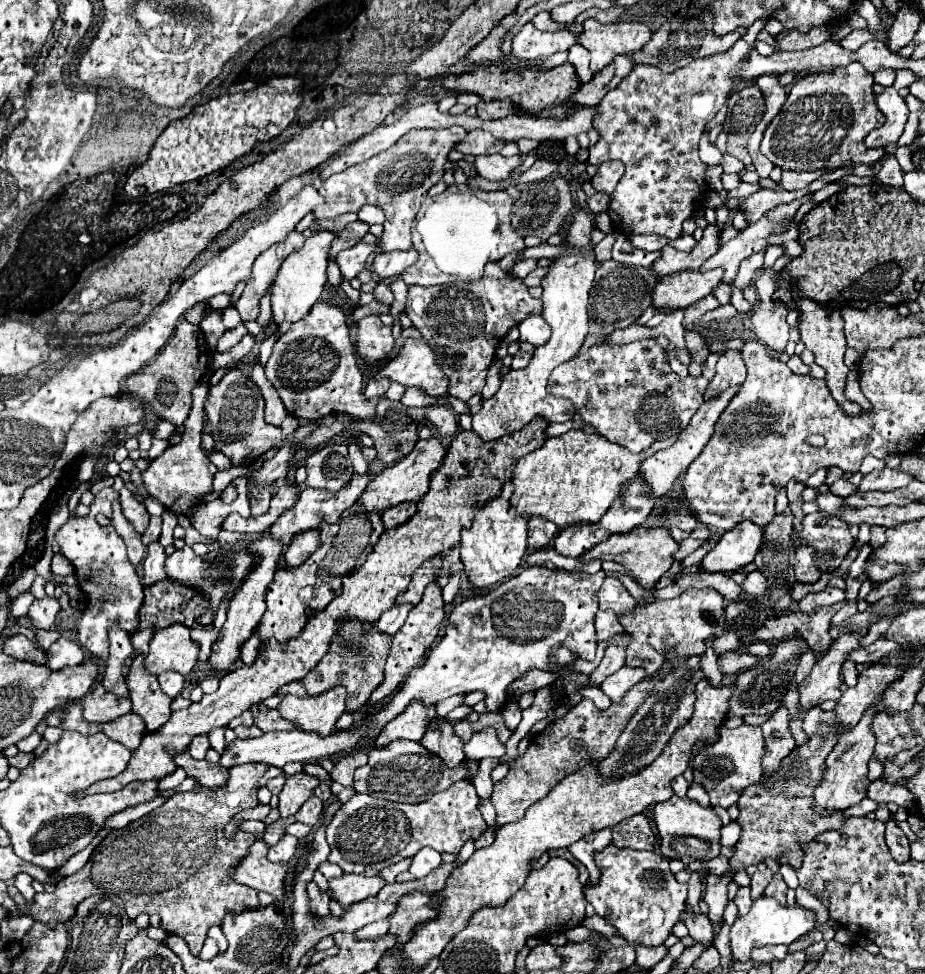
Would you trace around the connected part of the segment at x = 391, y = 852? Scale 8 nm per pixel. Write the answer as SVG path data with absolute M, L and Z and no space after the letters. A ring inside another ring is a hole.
M459 780L421 804L401 804L371 794L355 794L335 812L327 826L327 842L331 846L327 860L349 874L377 876L385 866L415 856L425 846L441 854L459 854L469 838L479 838L487 828L477 804L479 796L471 780Z

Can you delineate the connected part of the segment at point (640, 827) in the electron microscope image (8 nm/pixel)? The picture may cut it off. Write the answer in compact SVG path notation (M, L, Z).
M635 814L623 822L619 822L613 832L613 844L617 848L631 850L655 850L655 832L643 814Z

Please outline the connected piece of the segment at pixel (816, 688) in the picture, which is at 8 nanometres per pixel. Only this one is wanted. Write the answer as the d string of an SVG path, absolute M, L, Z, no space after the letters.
M845 634L841 638L837 638L829 652L825 656L819 658L819 662L813 666L813 670L809 672L809 676L797 684L797 692L799 692L799 708L801 708L801 718L805 716L805 712L813 706L819 706L827 700L839 700L841 690L839 686L843 684L841 678L841 664L847 660L847 654L855 648L859 648L857 644L857 636Z

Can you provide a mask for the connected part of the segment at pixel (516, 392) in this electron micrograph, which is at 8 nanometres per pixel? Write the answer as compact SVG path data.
M581 208L573 214L573 220L565 226L563 232L567 234L567 244L569 244L569 246L575 246L575 248L577 248L577 246L583 246L585 250L583 250L583 254L565 254L565 256L559 256L559 258L549 266L549 274L547 274L547 276L543 278L543 282L541 282L541 286L543 286L543 296L541 296L541 300L543 300L543 308L545 308L545 310L543 310L543 318L547 320L547 324L549 324L551 330L553 330L549 342L543 344L543 346L539 346L539 348L535 348L533 360L531 360L531 364L529 364L527 368L523 368L523 370L509 370L509 372L503 376L503 380L501 380L499 392L497 392L493 398L485 400L485 402L483 402L483 408L481 408L477 414L473 414L473 432L475 432L481 440L485 440L485 442L489 442L489 440L499 440L499 438L503 438L503 436L507 436L507 434L511 434L511 432L517 432L519 428L523 428L523 424L527 424L527 420L531 420L531 416L545 416L545 418L547 418L547 412L551 412L553 418L547 418L547 420L553 420L553 422L567 422L567 420L571 420L571 418L575 416L575 406L571 404L571 400L551 396L551 394L545 390L545 386L547 386L547 380L549 380L549 374L553 372L553 368L557 368L559 364L563 364L563 362L567 362L567 360L573 360L573 358L579 354L579 348L583 346L583 340L585 340L587 330L589 330L589 312L587 312L587 304L589 304L589 290L591 290L591 286L593 286L593 276L595 276L595 270L597 270L593 246L589 244L589 232L593 230L593 218L595 218L593 212L587 214L587 212L583 212Z

